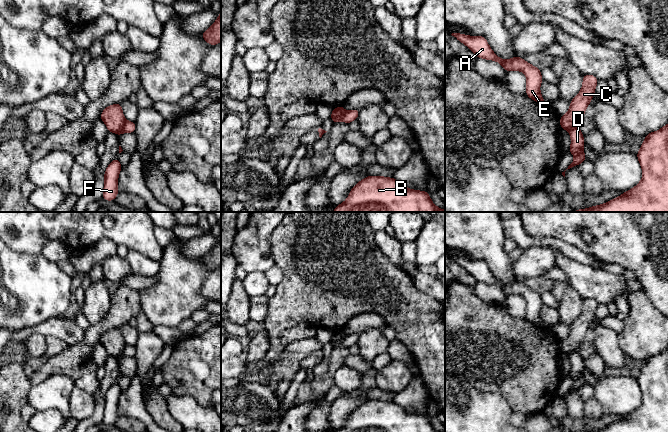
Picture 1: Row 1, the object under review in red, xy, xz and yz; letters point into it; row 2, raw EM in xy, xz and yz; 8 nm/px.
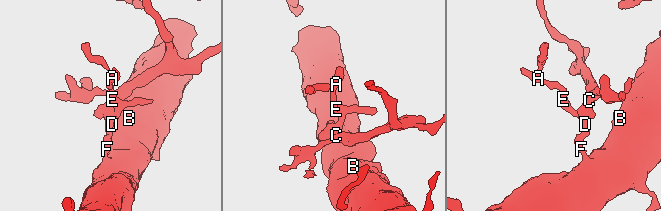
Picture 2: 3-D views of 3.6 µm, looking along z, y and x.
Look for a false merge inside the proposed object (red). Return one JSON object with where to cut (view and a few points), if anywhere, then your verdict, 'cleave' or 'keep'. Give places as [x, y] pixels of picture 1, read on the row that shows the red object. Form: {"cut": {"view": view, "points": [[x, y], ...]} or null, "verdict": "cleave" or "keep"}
{"cut": {"view": "xy", "points": [[126, 121], [118, 134]]}, "verdict": "cleave"}

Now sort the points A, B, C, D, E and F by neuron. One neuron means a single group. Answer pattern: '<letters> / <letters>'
A B D E F / C

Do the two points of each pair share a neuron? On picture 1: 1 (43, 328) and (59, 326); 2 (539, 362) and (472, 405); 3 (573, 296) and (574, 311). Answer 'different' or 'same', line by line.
1: same
2: different
3: same

